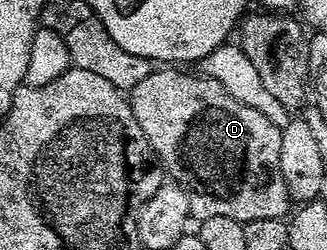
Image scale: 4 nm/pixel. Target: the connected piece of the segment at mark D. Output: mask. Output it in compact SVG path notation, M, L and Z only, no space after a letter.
M154 68L140 84L129 91L128 101L136 124L154 150L163 171L184 188L188 208L195 219L208 216L232 216L243 224L252 220L285 219L292 210L292 199L280 172L281 129L268 116L240 104L215 78L201 73L185 74L182 68Z

